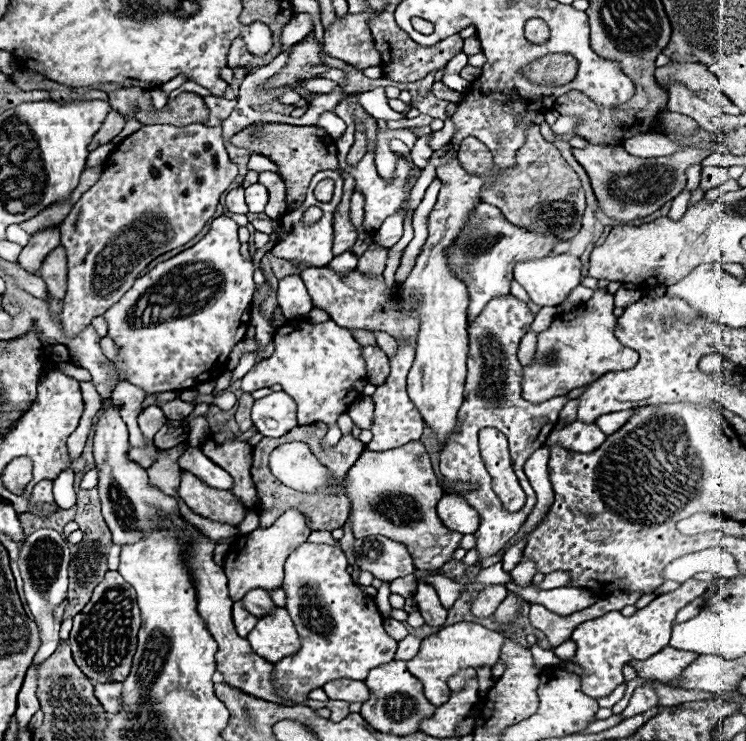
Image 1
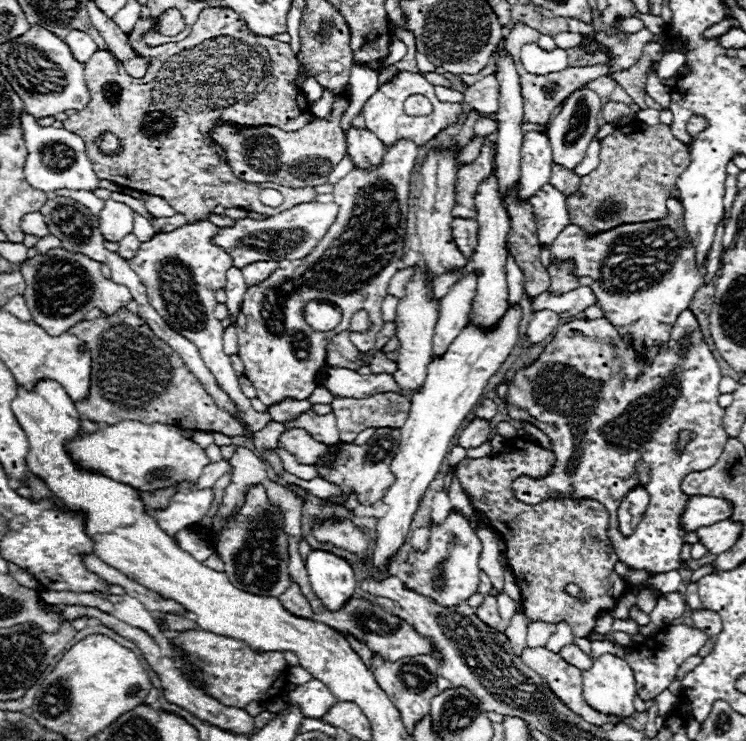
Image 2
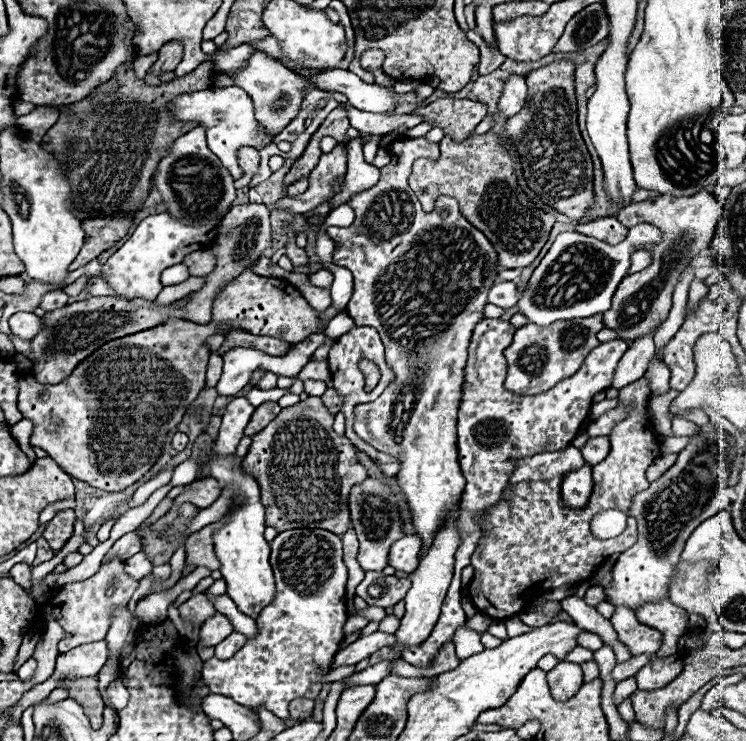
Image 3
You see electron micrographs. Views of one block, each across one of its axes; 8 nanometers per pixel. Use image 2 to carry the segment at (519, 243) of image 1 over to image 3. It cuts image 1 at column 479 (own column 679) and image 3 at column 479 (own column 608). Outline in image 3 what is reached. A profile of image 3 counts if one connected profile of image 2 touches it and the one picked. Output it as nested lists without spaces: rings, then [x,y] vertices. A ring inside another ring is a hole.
[[[404,136],[402,140],[392,142],[392,162],[380,170],[378,184],[352,194],[348,200],[356,214],[352,226],[326,228],[326,234],[336,242],[332,262],[348,268],[354,276],[354,292],[348,302],[348,314],[358,326],[372,326],[378,330],[382,344],[386,346],[386,364],[396,374],[396,378],[374,402],[356,406],[354,430],[376,450],[396,456],[402,462],[400,470],[410,470],[410,474],[398,474],[398,484],[408,500],[412,526],[422,538],[424,554],[432,544],[438,524],[442,524],[446,512],[458,502],[464,490],[464,476],[458,464],[456,422],[468,362],[468,344],[476,324],[484,318],[488,290],[498,278],[498,254],[494,246],[460,214],[458,202],[454,202],[454,198],[440,196],[436,200],[436,210],[426,214],[408,186],[412,162],[420,156],[438,158],[438,154],[438,144],[426,140],[426,136]],[[442,210],[446,210],[448,216],[442,216]],[[360,236],[364,238],[364,244],[360,244]]]

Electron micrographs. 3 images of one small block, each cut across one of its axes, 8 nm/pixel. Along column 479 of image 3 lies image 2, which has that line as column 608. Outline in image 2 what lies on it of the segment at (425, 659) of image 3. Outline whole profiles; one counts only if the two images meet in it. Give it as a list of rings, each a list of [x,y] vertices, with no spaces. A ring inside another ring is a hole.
[[[684,310],[678,316],[668,344],[650,366],[644,366],[634,358],[632,346],[618,348],[614,344],[602,344],[582,336],[560,342],[552,346],[552,350],[544,350],[536,362],[520,368],[510,380],[506,408],[510,418],[534,424],[552,440],[556,464],[542,480],[526,476],[514,480],[512,490],[516,500],[524,504],[540,504],[542,498],[592,498],[604,504],[610,514],[608,540],[618,556],[618,562],[632,570],[646,570],[648,574],[666,574],[680,568],[680,550],[684,546],[682,536],[686,530],[680,528],[678,518],[688,500],[688,496],[680,490],[680,482],[690,472],[700,472],[715,465],[728,440],[722,426],[724,408],[718,404],[720,378],[720,366],[702,340],[698,322],[690,310]],[[676,430],[692,430],[696,434],[683,452],[676,447]],[[636,484],[646,484],[650,504],[634,534],[626,538],[618,532],[616,512],[626,492]]]

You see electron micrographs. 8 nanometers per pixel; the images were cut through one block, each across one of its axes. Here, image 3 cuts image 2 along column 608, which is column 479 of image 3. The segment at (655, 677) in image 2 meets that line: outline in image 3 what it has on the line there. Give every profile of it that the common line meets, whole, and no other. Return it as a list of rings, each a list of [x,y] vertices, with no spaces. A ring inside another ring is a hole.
[[[460,626],[457,629],[454,636],[454,644],[456,644],[458,660],[466,660],[468,656],[480,654],[484,650],[484,646],[480,644],[480,634],[470,630],[470,628],[466,628],[466,626]]]

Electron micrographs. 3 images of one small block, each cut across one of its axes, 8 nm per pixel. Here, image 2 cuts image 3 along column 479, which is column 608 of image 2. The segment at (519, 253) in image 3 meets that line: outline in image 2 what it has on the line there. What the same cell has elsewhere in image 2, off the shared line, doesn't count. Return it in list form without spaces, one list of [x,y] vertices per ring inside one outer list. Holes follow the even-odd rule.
[[[634,122],[628,126],[622,126],[614,130],[610,136],[604,138],[602,148],[600,148],[600,164],[594,172],[582,178],[580,190],[572,194],[572,210],[578,210],[578,224],[590,232],[604,232],[614,226],[626,224],[626,222],[648,222],[648,220],[660,220],[668,216],[666,208],[666,198],[674,196],[678,198],[676,192],[676,178],[682,174],[682,170],[688,168],[690,162],[690,152],[684,142],[676,140],[670,126],[666,124],[656,124],[648,126],[644,122]]]

